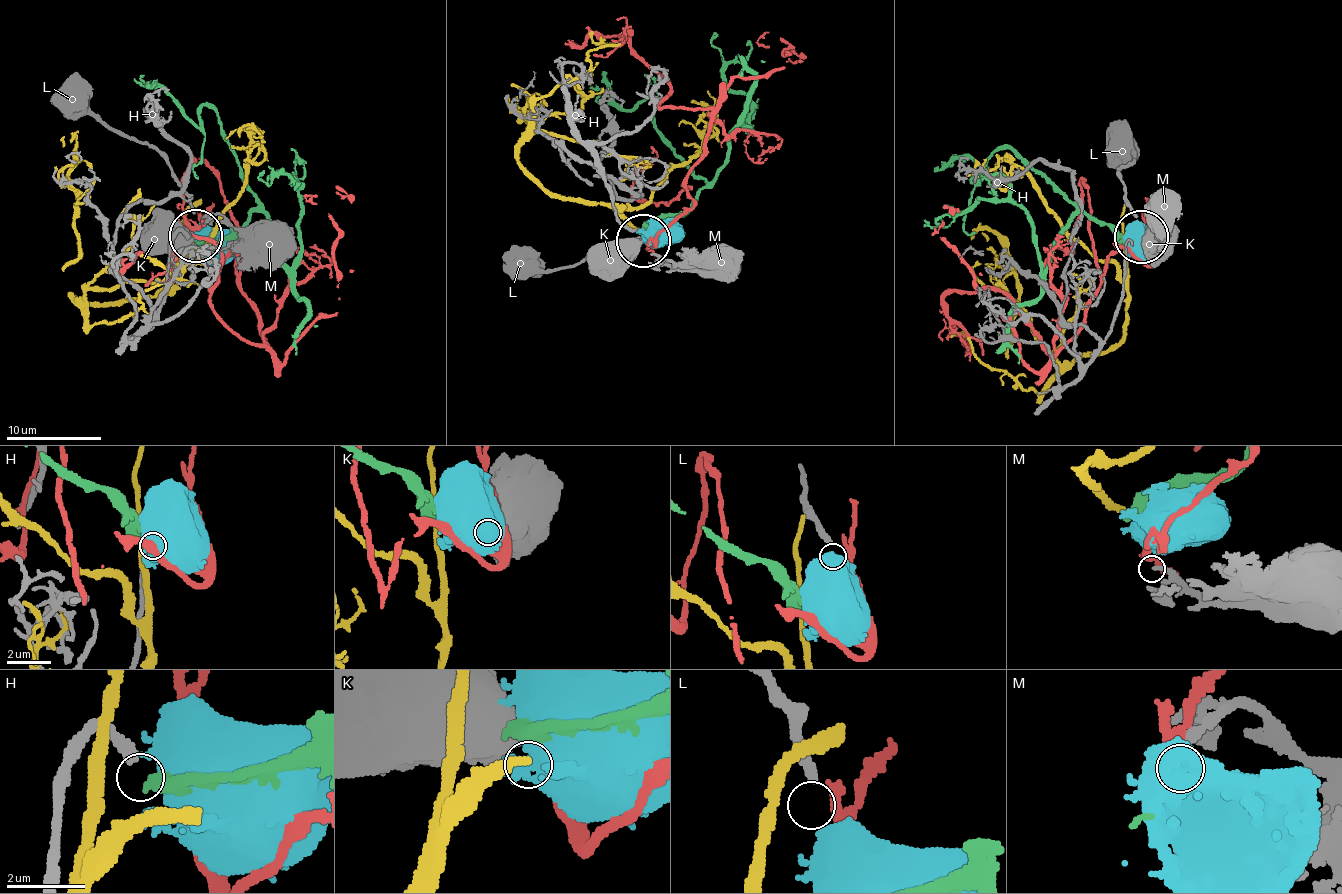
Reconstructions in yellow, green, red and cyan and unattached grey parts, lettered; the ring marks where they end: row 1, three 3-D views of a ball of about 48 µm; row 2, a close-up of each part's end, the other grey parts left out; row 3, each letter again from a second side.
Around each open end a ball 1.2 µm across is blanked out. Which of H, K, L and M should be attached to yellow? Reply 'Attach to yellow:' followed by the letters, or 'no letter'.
Attach to yellow: no letter

